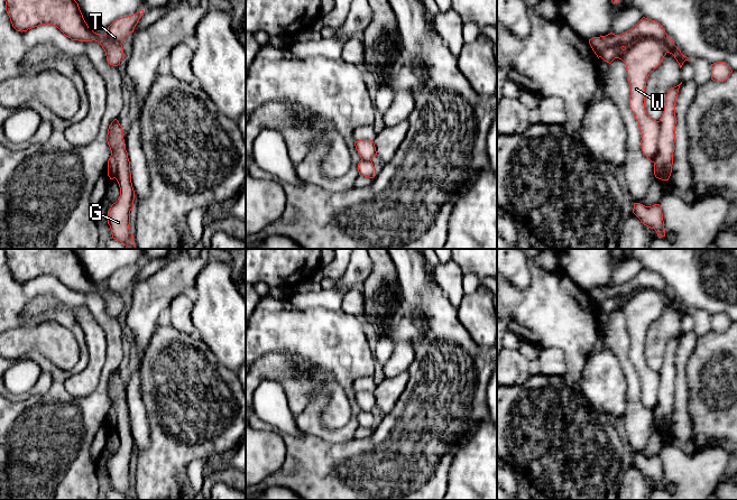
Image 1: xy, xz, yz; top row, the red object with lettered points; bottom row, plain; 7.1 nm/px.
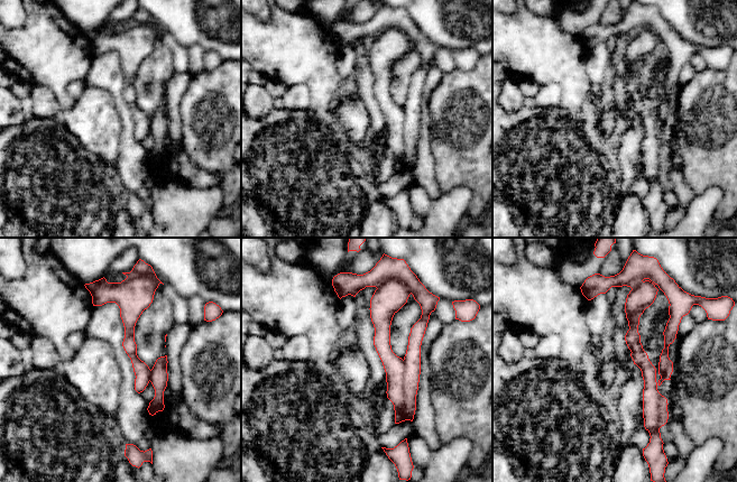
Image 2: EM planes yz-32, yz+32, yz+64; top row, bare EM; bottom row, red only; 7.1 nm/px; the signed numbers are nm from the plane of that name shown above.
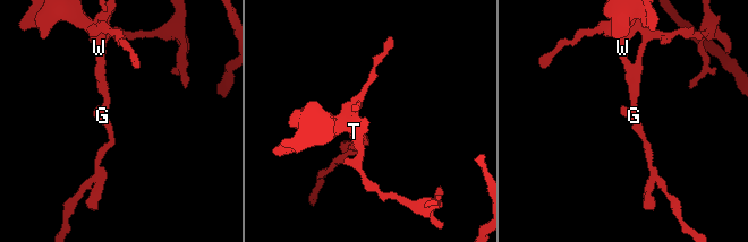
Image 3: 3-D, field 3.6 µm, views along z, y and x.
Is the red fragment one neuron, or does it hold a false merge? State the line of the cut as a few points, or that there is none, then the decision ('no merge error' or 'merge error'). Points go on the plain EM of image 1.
cut none; no merge error

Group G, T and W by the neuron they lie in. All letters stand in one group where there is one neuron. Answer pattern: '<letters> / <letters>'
G T W

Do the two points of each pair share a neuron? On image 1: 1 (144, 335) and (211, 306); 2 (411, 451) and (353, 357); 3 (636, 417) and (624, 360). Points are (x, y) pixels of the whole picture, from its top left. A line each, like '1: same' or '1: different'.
1: different
2: different
3: same

